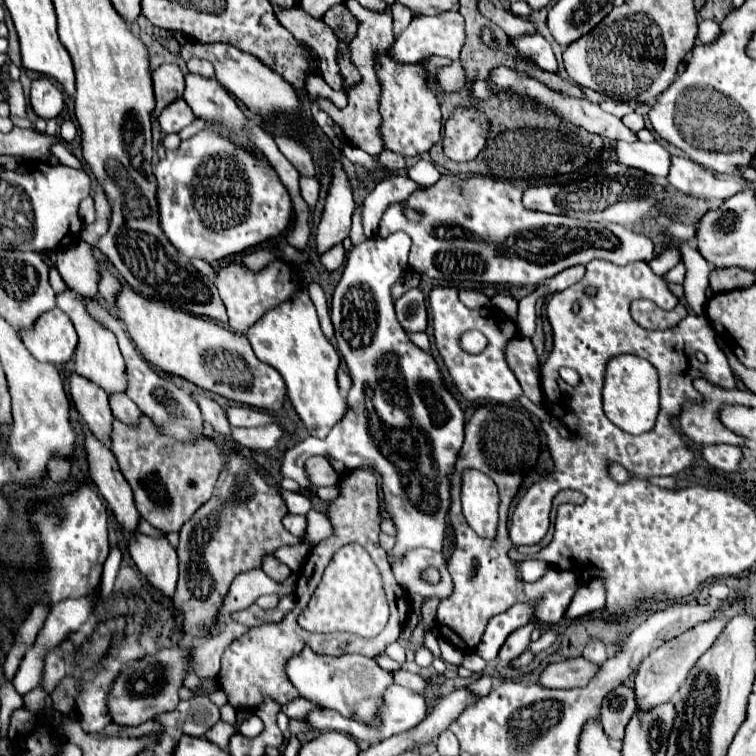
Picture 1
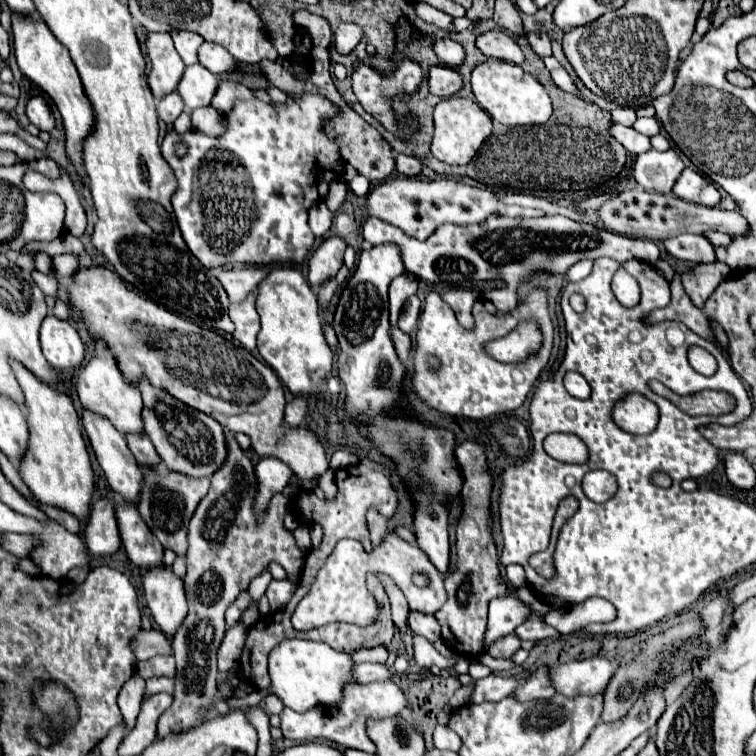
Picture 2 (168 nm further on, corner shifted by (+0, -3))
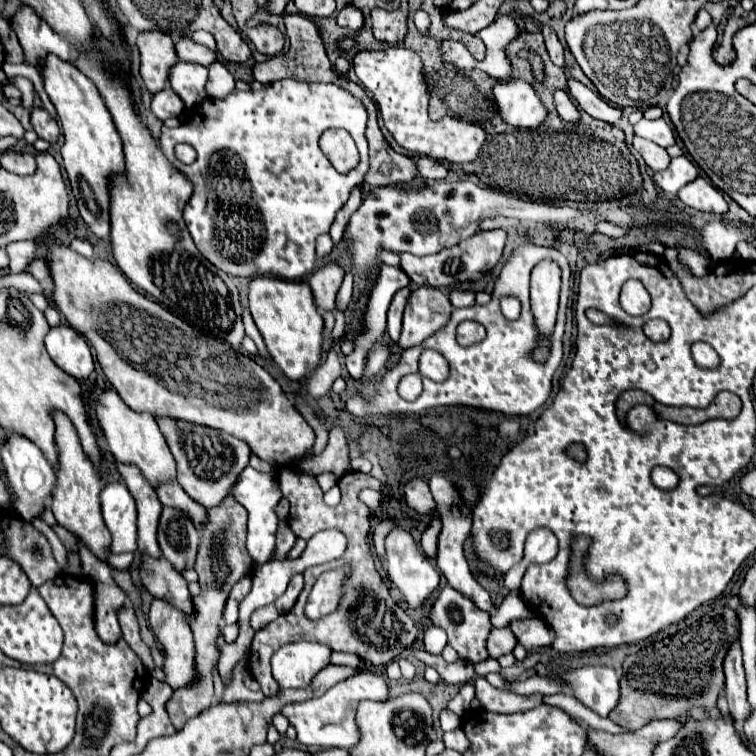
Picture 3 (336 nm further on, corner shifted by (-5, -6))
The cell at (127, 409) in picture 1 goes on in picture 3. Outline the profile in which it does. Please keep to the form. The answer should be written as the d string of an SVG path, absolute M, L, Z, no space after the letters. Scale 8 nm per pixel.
M169 481L169 485L161 485L161 489L157 489L159 501L163 505L171 505L177 507L181 511L185 511L197 529L201 529L201 525L205 523L205 509L201 505L197 505L183 489L181 485L177 485L177 481Z

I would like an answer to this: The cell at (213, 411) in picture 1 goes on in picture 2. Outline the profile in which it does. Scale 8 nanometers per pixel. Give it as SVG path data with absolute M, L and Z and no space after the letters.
M224 430L224 434L228 436L228 462L210 478L210 490L200 500L188 528L190 546L186 554L188 572L184 578L184 588L190 610L184 626L172 640L176 658L174 702L158 720L158 738L198 726L206 710L212 706L218 692L216 682L220 676L216 668L216 654L226 632L224 612L236 600L236 596L246 590L250 580L262 574L272 560L284 566L288 574L286 580L292 584L298 584L304 566L304 552L296 546L292 532L284 528L284 516L290 510L290 498L276 494L268 514L264 514L264 522L256 524L252 514L252 494L256 490L252 460L240 450L230 430Z

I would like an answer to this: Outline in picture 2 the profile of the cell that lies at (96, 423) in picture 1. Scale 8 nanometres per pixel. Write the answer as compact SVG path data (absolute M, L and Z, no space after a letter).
M88 410L82 412L82 422L84 422L86 434L88 434L90 442L92 442L96 460L100 462L100 466L102 466L102 470L104 470L104 474L106 474L106 480L110 482L112 490L116 492L116 496L124 498L126 502L136 504L138 498L140 498L140 488L142 488L144 474L142 474L142 470L140 470L136 458L132 458L132 452L128 450L124 436L120 436L118 430L116 430L106 418L100 418L100 416L96 416L96 414L88 414Z

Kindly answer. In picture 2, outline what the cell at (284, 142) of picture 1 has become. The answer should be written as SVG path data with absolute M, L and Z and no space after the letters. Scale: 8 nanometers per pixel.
M220 78L220 84L216 88L216 96L212 98L212 106L222 112L228 114L234 106L236 98L250 98L254 96L244 84L236 82L236 80L228 80L228 78Z

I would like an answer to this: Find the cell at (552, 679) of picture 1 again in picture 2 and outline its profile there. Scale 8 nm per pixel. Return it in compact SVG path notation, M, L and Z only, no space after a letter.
M536 672L532 674L532 678L522 684L520 688L516 688L512 692L512 696L518 702L530 702L530 700L546 700L552 698L556 694L556 690L552 690L552 686L548 686L548 678L540 678Z

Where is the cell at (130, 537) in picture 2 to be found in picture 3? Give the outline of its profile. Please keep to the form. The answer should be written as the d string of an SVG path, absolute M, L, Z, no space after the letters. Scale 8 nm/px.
M143 555L139 575L151 595L169 601L171 605L187 613L187 617L193 613L193 603L191 603L191 593L187 589L187 581L183 579L181 573L177 573L177 569L169 565L169 561L165 561L165 557L153 559L153 557Z

